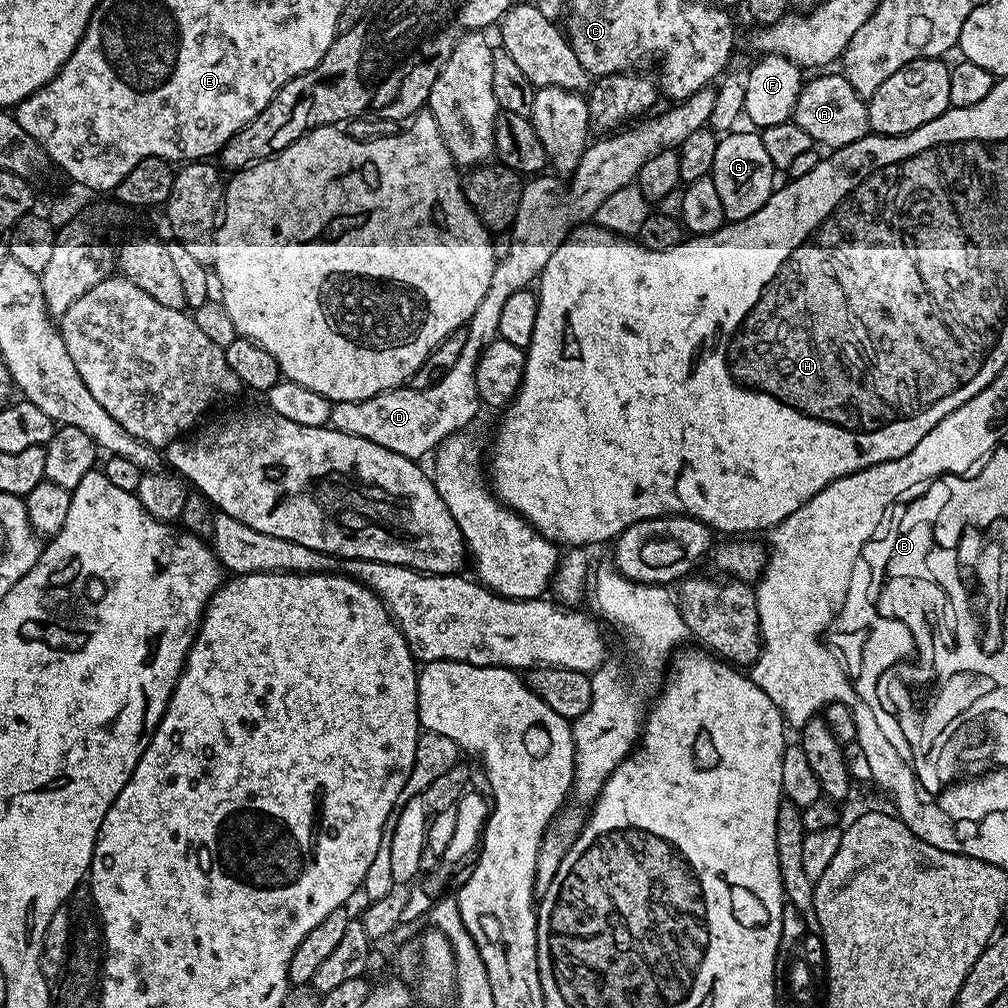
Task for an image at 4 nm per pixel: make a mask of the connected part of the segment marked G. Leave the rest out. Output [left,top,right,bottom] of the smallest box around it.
[711,130,773,221]

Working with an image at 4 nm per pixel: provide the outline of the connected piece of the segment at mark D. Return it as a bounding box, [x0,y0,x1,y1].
[331,87,715,460]

